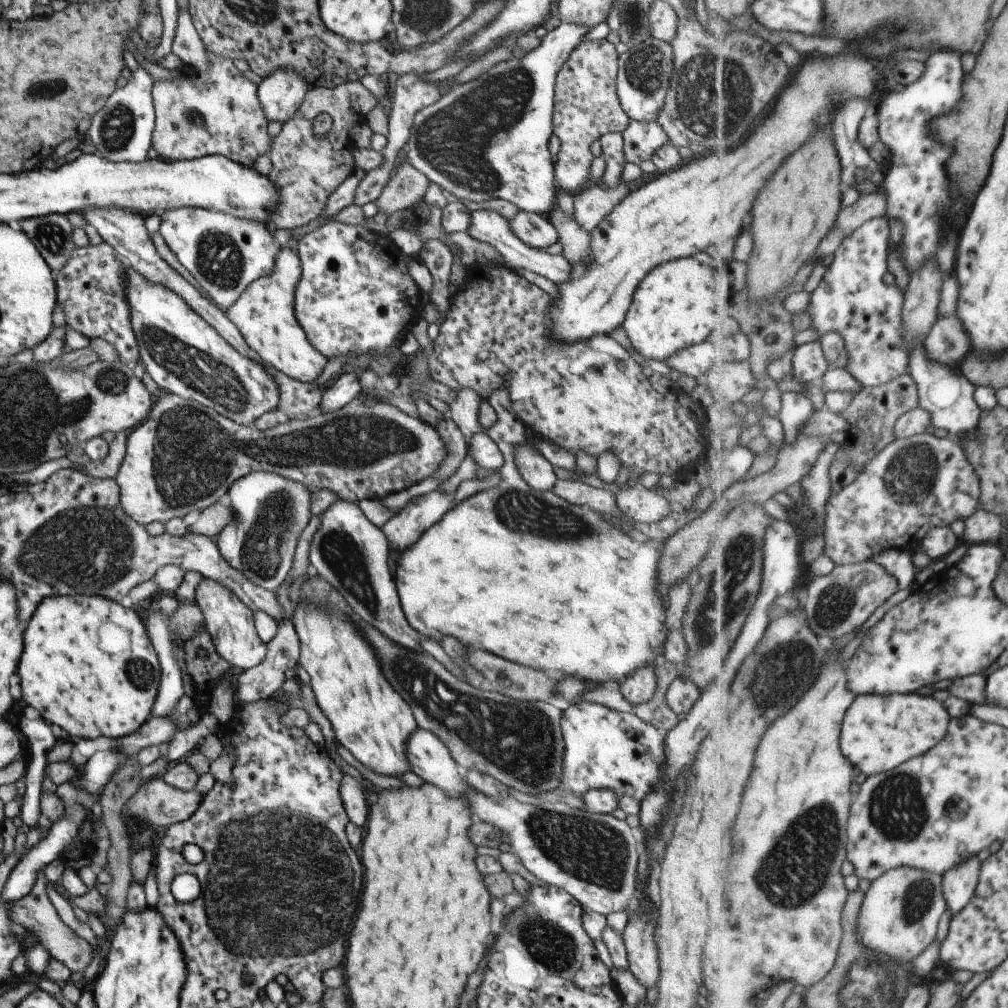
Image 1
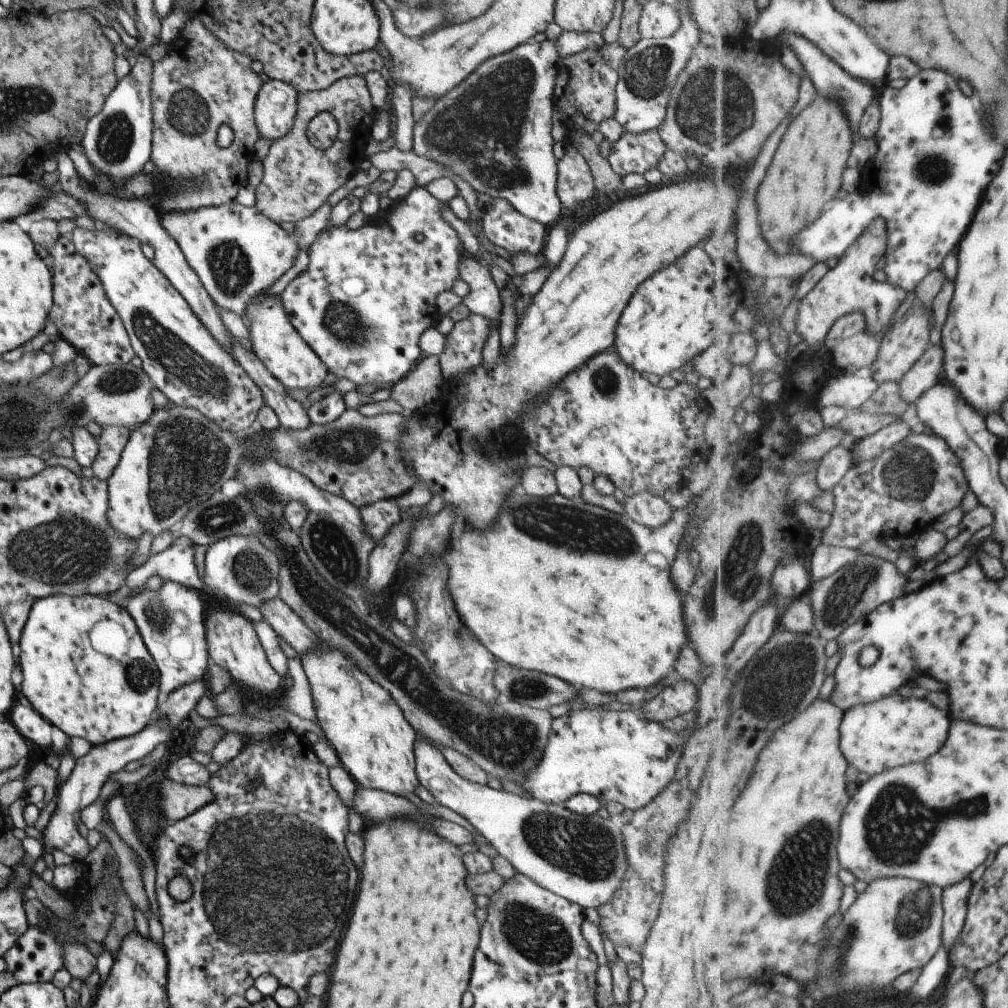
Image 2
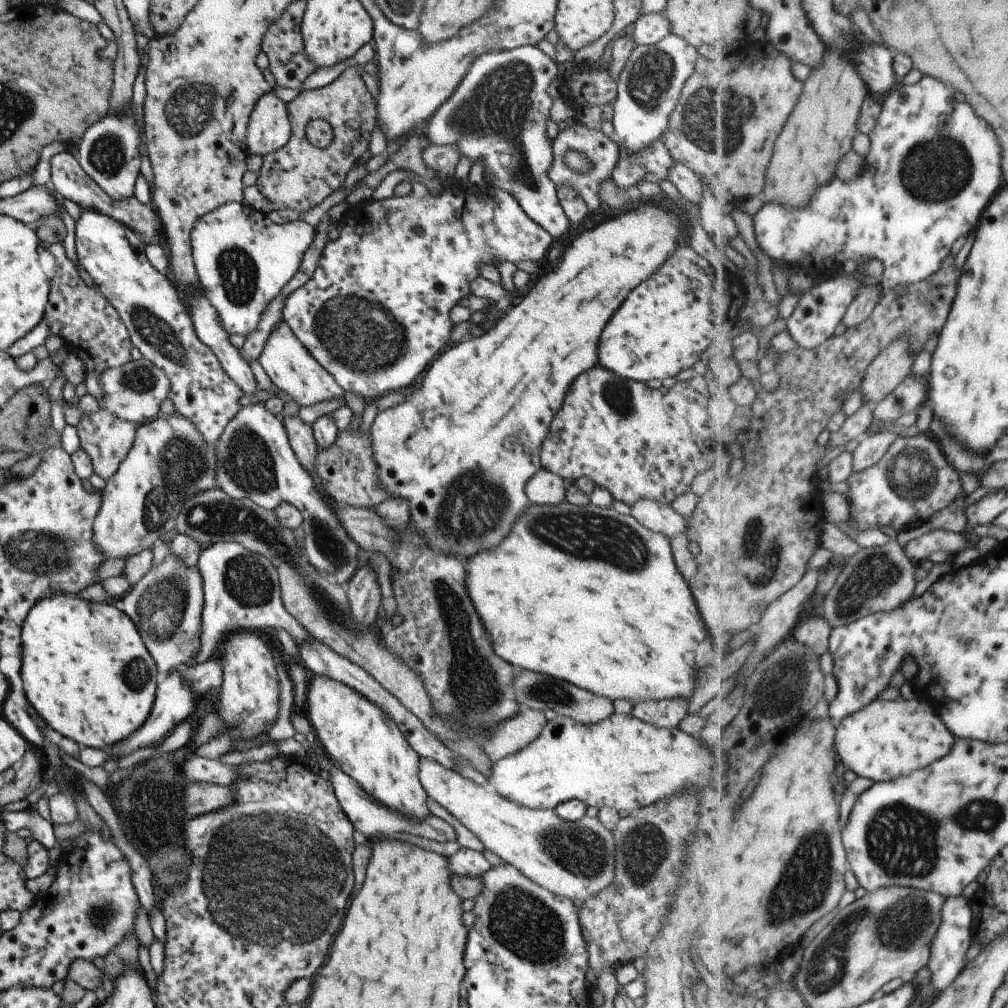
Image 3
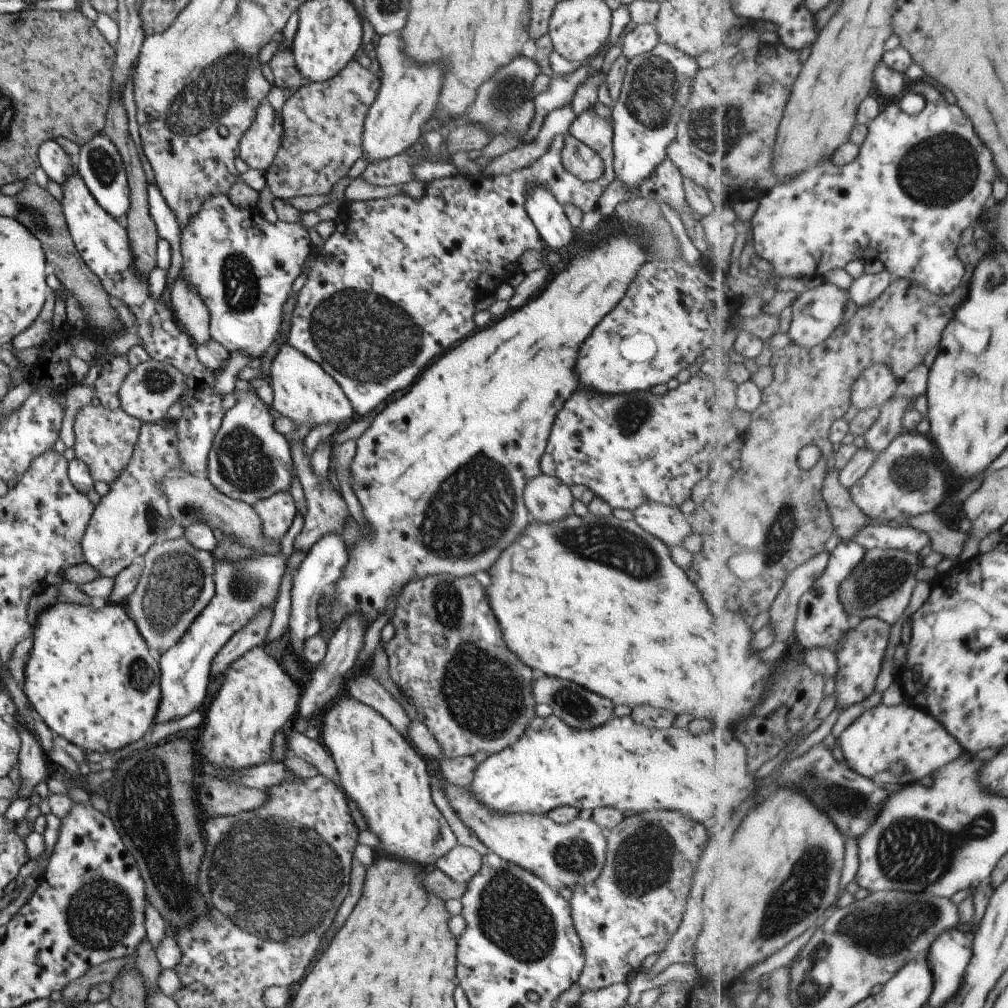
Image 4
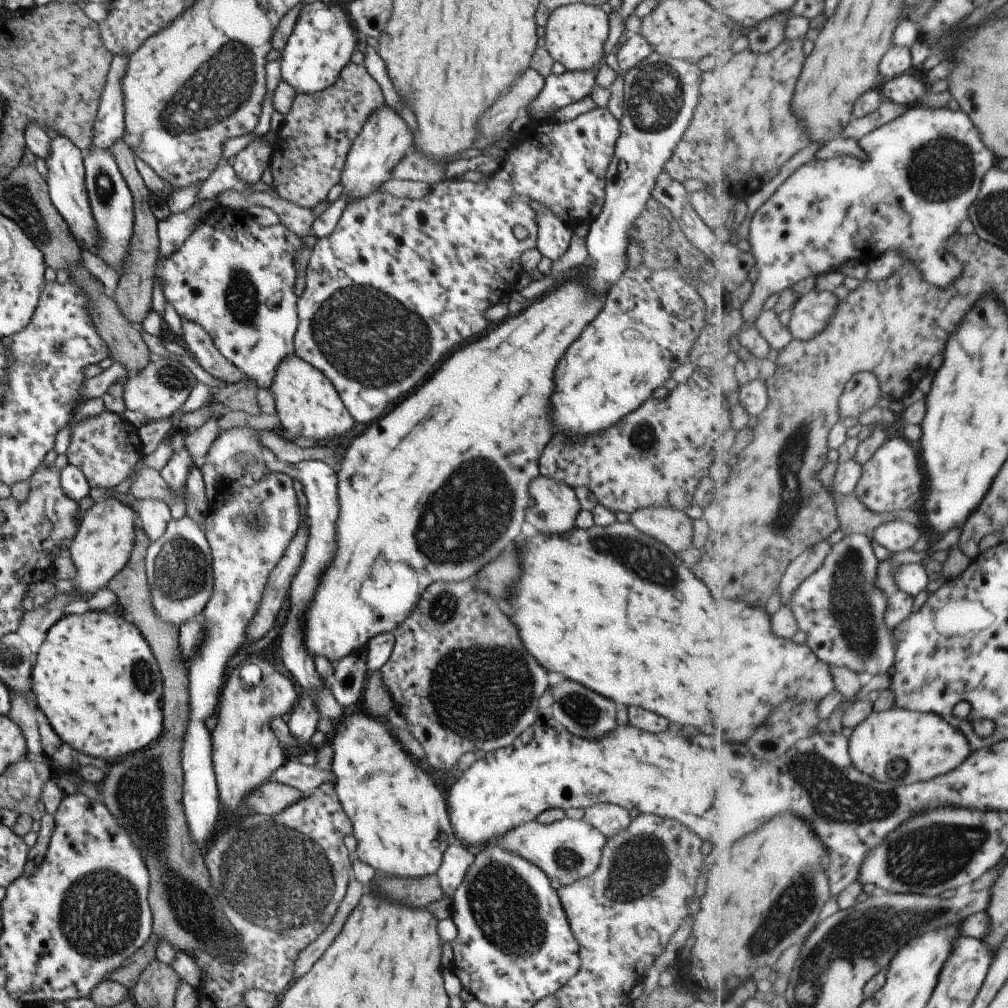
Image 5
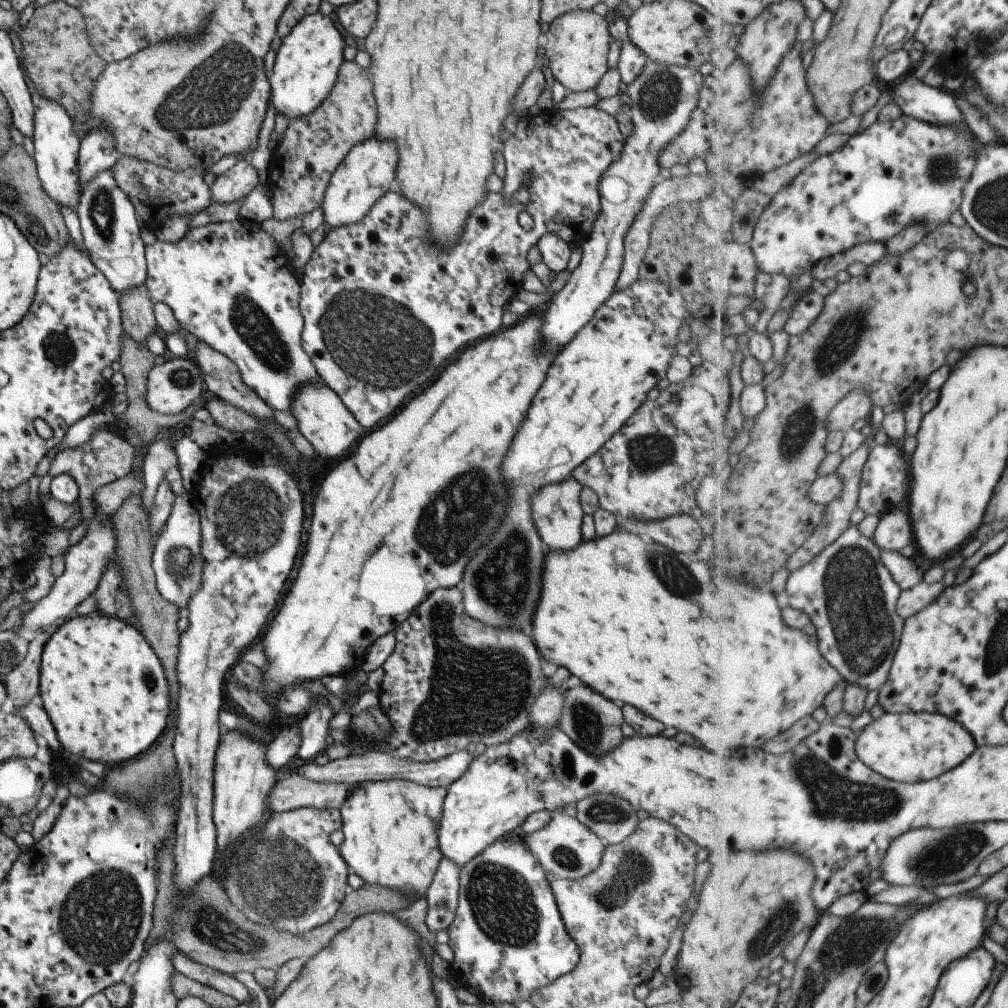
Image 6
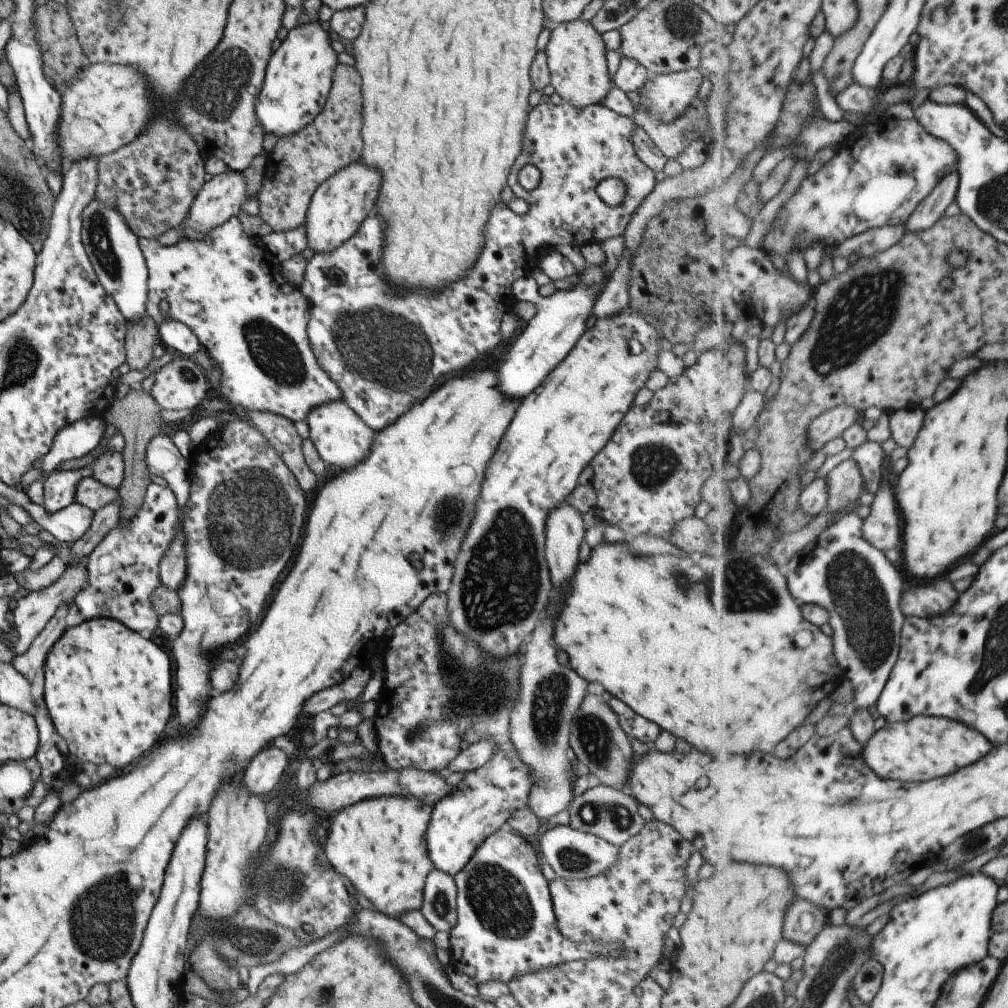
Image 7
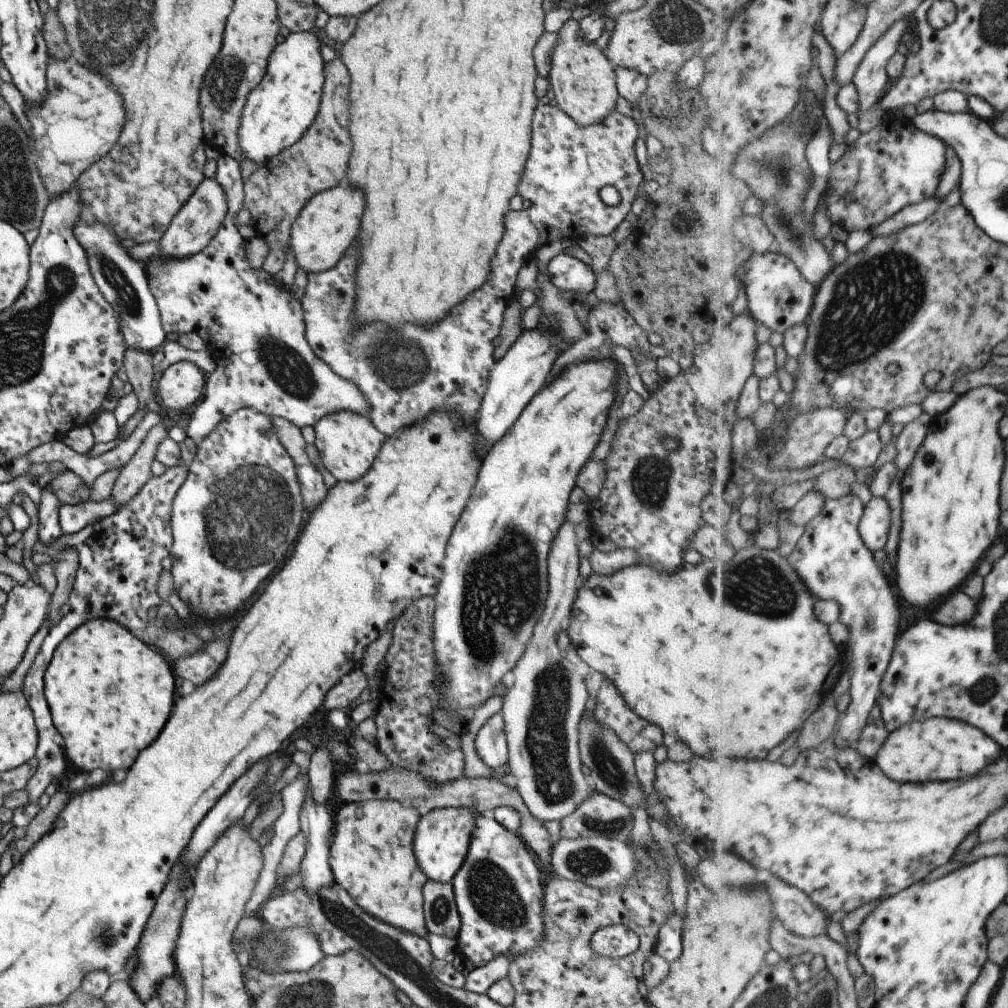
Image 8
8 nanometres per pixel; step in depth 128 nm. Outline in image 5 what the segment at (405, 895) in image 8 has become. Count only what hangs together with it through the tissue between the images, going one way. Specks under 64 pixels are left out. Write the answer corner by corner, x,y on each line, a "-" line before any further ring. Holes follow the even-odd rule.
359,705
346,711
334,728
330,770
336,795
352,824
351,835
357,841
353,853
355,859
387,876
421,878
435,873
443,851
455,842
446,811
445,793
441,792
443,787
434,784
417,765
416,759
402,748
385,720
366,714

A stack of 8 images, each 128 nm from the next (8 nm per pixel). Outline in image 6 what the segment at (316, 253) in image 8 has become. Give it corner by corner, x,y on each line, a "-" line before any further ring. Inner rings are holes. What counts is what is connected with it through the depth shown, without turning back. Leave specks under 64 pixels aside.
372,135
355,143
329,177
319,206
323,209
322,220
330,230
363,218
371,205
392,189
395,166
397,166
397,150
393,140
378,139

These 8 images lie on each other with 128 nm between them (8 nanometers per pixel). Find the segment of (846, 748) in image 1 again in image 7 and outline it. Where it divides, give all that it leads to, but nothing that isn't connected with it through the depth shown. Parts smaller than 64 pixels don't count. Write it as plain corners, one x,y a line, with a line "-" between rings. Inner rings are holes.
917,715
876,731
864,746
863,758
885,780
933,780
953,774
991,752
991,741
974,727
947,717

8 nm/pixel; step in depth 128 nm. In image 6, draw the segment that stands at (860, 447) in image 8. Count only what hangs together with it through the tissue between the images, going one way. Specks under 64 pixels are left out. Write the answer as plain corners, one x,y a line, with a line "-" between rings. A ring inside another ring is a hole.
897,444
873,445
869,458
862,470
858,506
866,515
883,516
894,511
901,502
905,502
909,490
909,466
903,456
901,446

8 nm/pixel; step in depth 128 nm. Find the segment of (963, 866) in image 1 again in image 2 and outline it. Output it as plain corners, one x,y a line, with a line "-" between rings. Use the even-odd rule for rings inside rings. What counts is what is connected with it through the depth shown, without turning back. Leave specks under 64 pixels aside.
967,877
965,880
946,886
943,889
944,925
942,928
942,942
948,948
948,952
966,925
973,885
973,880

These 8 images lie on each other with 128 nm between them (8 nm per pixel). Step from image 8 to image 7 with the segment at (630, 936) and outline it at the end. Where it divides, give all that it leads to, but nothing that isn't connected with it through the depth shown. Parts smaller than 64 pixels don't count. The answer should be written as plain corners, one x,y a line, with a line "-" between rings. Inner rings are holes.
508,828
490,834
475,849
471,858
452,877
456,886
456,921
448,932
451,970
463,973
476,984
491,980
508,984
527,973
559,966
569,961
590,959
595,955
616,957
621,943
574,943
559,931
552,911
548,883
541,874
540,860
531,841

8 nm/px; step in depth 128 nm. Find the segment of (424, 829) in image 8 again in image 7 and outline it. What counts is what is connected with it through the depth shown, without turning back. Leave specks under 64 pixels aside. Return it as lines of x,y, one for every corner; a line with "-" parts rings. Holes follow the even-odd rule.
511,741
496,744
489,760
479,768
463,773
463,778
454,786
454,789
435,804
427,823
424,839
428,857
435,869
453,876
471,858
475,849
496,830
507,828
507,819
519,809
527,808
528,796
534,778
530,768
520,759

